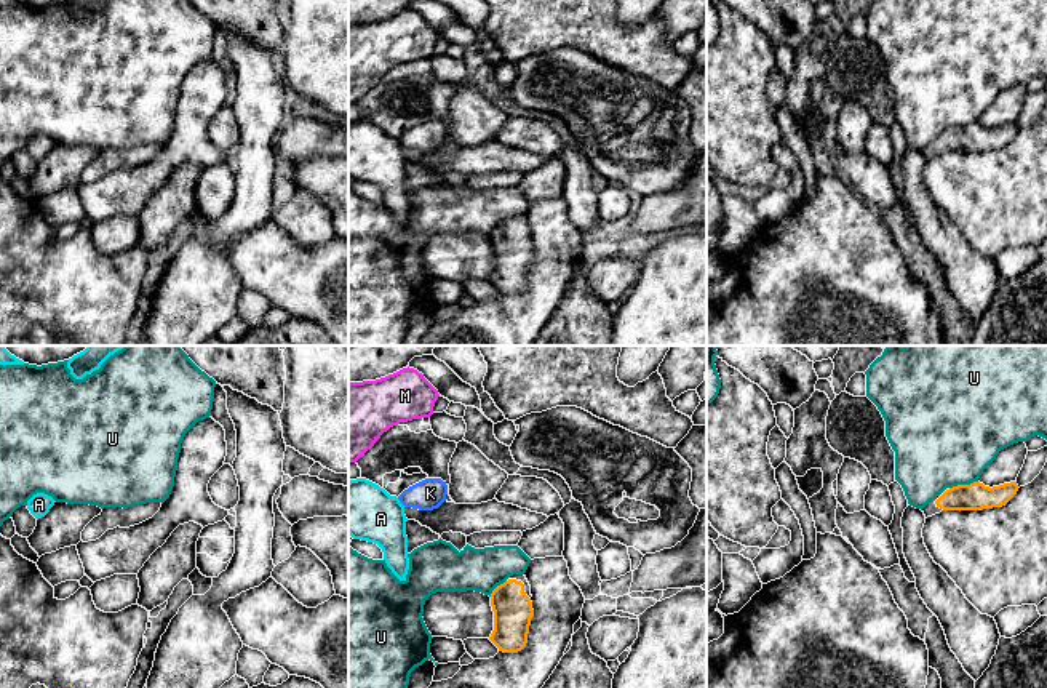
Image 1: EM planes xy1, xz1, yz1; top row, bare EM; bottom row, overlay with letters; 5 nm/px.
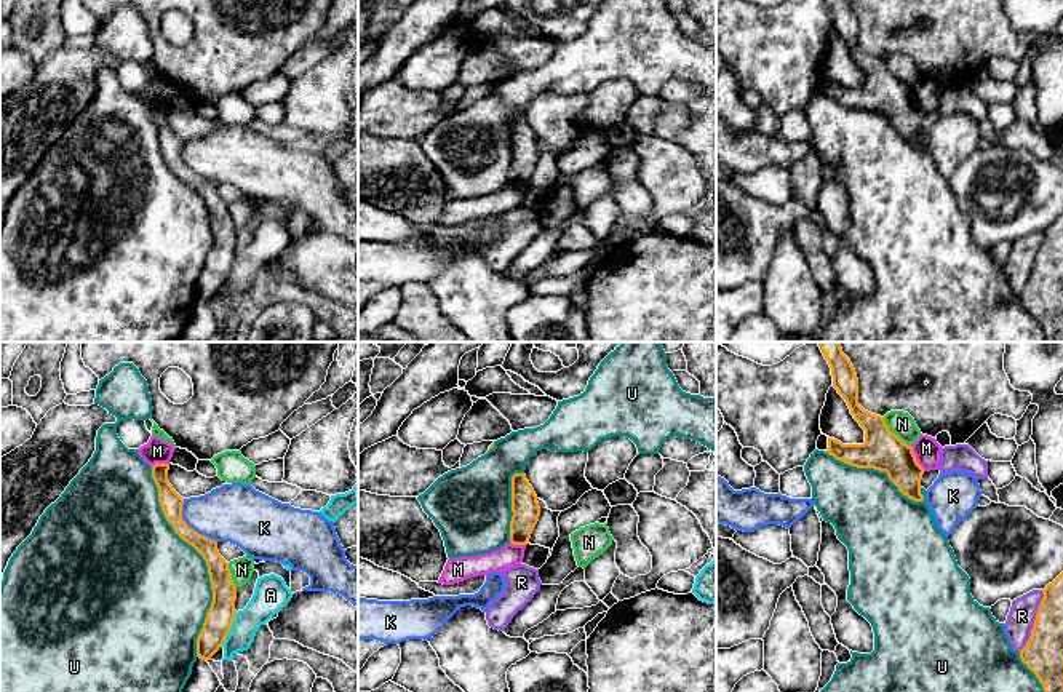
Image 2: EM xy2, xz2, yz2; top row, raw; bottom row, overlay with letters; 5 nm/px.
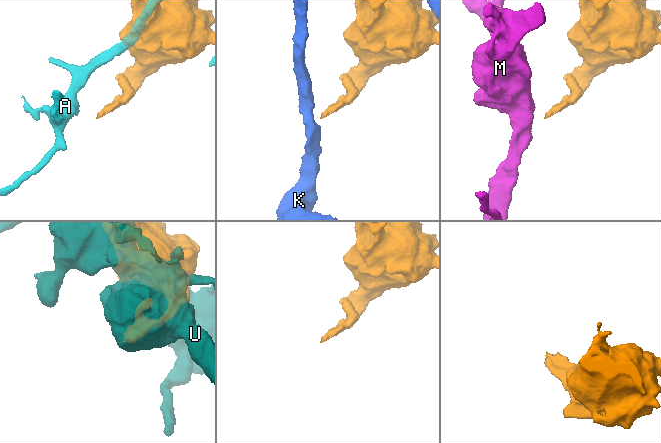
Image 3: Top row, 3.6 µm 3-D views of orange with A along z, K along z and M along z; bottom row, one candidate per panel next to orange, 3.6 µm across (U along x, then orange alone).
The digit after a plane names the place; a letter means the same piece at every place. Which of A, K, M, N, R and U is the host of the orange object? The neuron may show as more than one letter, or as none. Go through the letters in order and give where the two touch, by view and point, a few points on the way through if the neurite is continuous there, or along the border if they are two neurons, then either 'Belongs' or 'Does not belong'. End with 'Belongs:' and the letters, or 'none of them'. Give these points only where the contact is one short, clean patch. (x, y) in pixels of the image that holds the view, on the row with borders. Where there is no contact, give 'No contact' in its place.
A: Touches orange at xy2 (230, 627). Does not belong
K: Touches orange at xy2 (187, 526). Boundary: xy2 (183, 499), (183, 520), (216, 542). Does not belong
M: Touches orange at yz2 (915, 459). Boundary: yz2 (910, 446), (916, 462), (924, 470). Does not belong
N: Touches orange at yz2 (894, 433). Does not belong
R: Touches orange at yz2 (1035, 620). Does not belong
U: Touches orange at xy2 (205, 560). Does not belong
Belongs: none of them

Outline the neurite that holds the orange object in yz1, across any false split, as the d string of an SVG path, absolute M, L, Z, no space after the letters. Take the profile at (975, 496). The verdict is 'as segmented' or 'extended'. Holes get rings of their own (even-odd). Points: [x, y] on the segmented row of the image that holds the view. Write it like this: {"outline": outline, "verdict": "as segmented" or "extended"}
{"outline": "M980 482L946 488L940 496L930 501L924 515L932 517L942 510L983 510L1005 506L1018 491L1017 482L999 486L985 486Z", "verdict": "extended"}

